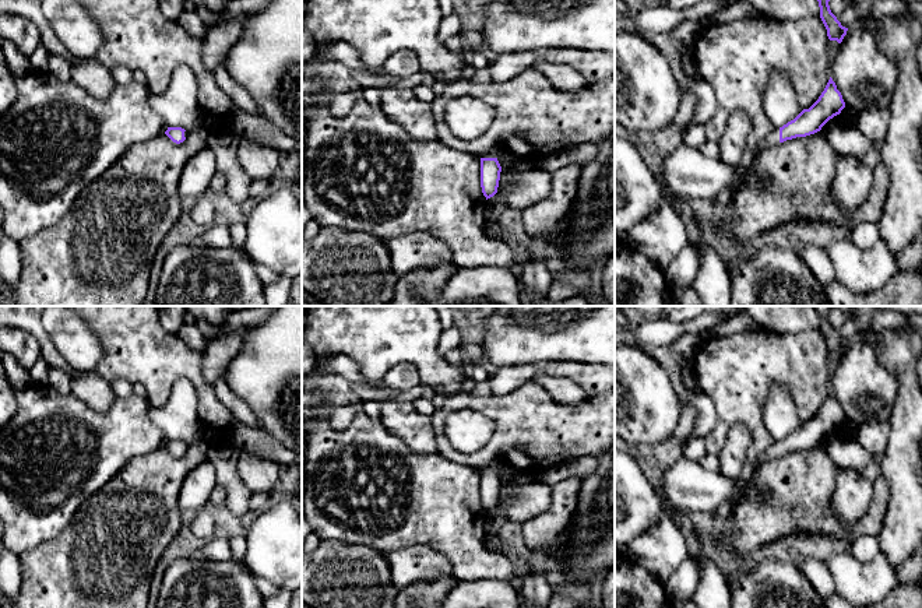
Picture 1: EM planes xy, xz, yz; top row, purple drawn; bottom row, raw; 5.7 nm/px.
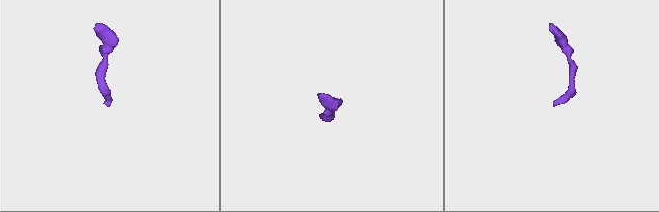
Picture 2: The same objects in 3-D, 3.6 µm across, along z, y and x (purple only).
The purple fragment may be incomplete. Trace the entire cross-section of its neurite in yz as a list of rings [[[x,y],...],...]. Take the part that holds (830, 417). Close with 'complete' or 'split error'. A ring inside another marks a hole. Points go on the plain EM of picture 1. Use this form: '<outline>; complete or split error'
[[[830,390],[819,412],[809,421],[803,422],[793,433],[780,442],[774,442],[764,453],[760,454],[757,465],[796,450],[806,450],[821,443],[821,440],[845,421],[841,405]]]; split error

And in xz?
[[[495,458],[481,471],[481,500],[483,509],[488,512],[497,506],[502,479],[497,474],[497,468],[504,464],[504,460]]]; split error

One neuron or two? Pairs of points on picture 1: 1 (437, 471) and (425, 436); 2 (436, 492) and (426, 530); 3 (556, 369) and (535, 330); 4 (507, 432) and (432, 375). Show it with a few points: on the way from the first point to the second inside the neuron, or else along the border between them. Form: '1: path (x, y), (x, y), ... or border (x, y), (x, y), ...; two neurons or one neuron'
1: border (403, 440), (415, 453), (436, 453); two neurons
2: path (428, 502), (426, 520); one neuron
3: border (586, 361), (546, 361), (537, 365); two neurons
4: border (461, 390), (446, 396); two neurons

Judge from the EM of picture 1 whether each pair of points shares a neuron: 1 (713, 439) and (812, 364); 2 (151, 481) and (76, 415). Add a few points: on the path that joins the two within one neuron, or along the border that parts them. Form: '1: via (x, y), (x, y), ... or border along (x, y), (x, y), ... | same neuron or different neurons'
1: via (731, 413), (780, 364), (785, 364) | same neuron
2: border along (159, 447), (133, 457), (106, 484) | different neurons

